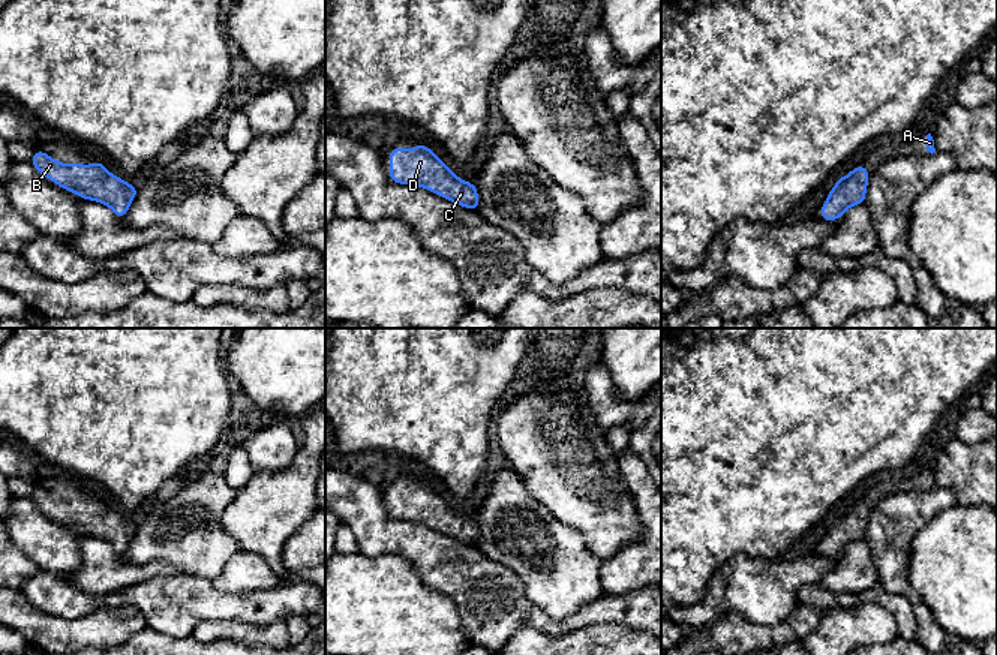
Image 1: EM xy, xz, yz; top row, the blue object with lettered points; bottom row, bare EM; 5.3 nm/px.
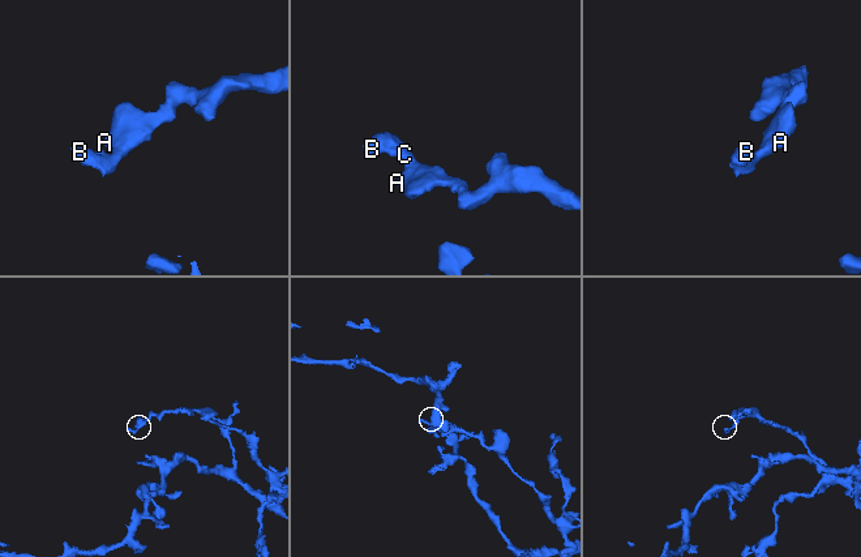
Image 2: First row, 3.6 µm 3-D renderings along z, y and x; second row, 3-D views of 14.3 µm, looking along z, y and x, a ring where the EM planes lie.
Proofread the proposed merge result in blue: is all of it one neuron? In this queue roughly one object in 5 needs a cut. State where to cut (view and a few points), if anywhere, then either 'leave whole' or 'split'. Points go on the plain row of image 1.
no cut; leave whole

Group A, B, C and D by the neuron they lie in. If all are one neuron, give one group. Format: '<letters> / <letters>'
A B C D

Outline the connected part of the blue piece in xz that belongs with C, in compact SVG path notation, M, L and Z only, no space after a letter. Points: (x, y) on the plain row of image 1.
M426 481L391 484L388 513L399 520L420 522L454 540L477 547L478 528L474 519L460 516L456 508Z

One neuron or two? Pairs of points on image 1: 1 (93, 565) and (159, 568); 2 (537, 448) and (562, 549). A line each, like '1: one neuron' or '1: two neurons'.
1: one neuron
2: two neurons

